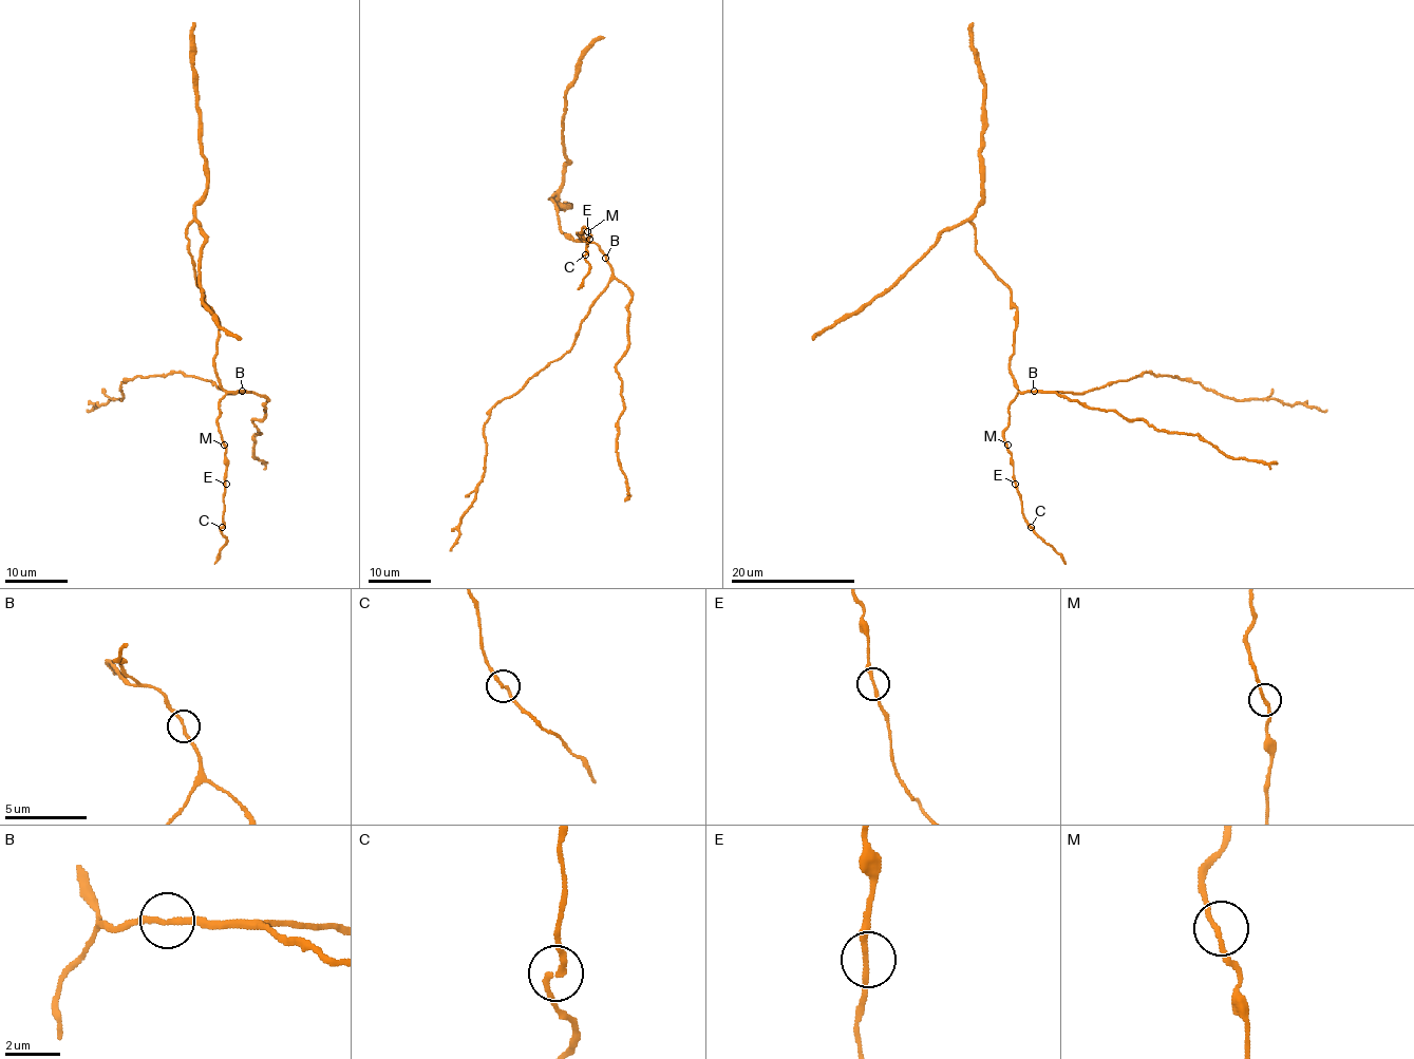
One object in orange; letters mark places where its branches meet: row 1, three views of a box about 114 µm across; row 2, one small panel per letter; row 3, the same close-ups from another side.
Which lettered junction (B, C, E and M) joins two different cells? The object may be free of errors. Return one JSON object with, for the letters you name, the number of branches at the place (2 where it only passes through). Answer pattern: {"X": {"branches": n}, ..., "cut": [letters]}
{"cut": []}

